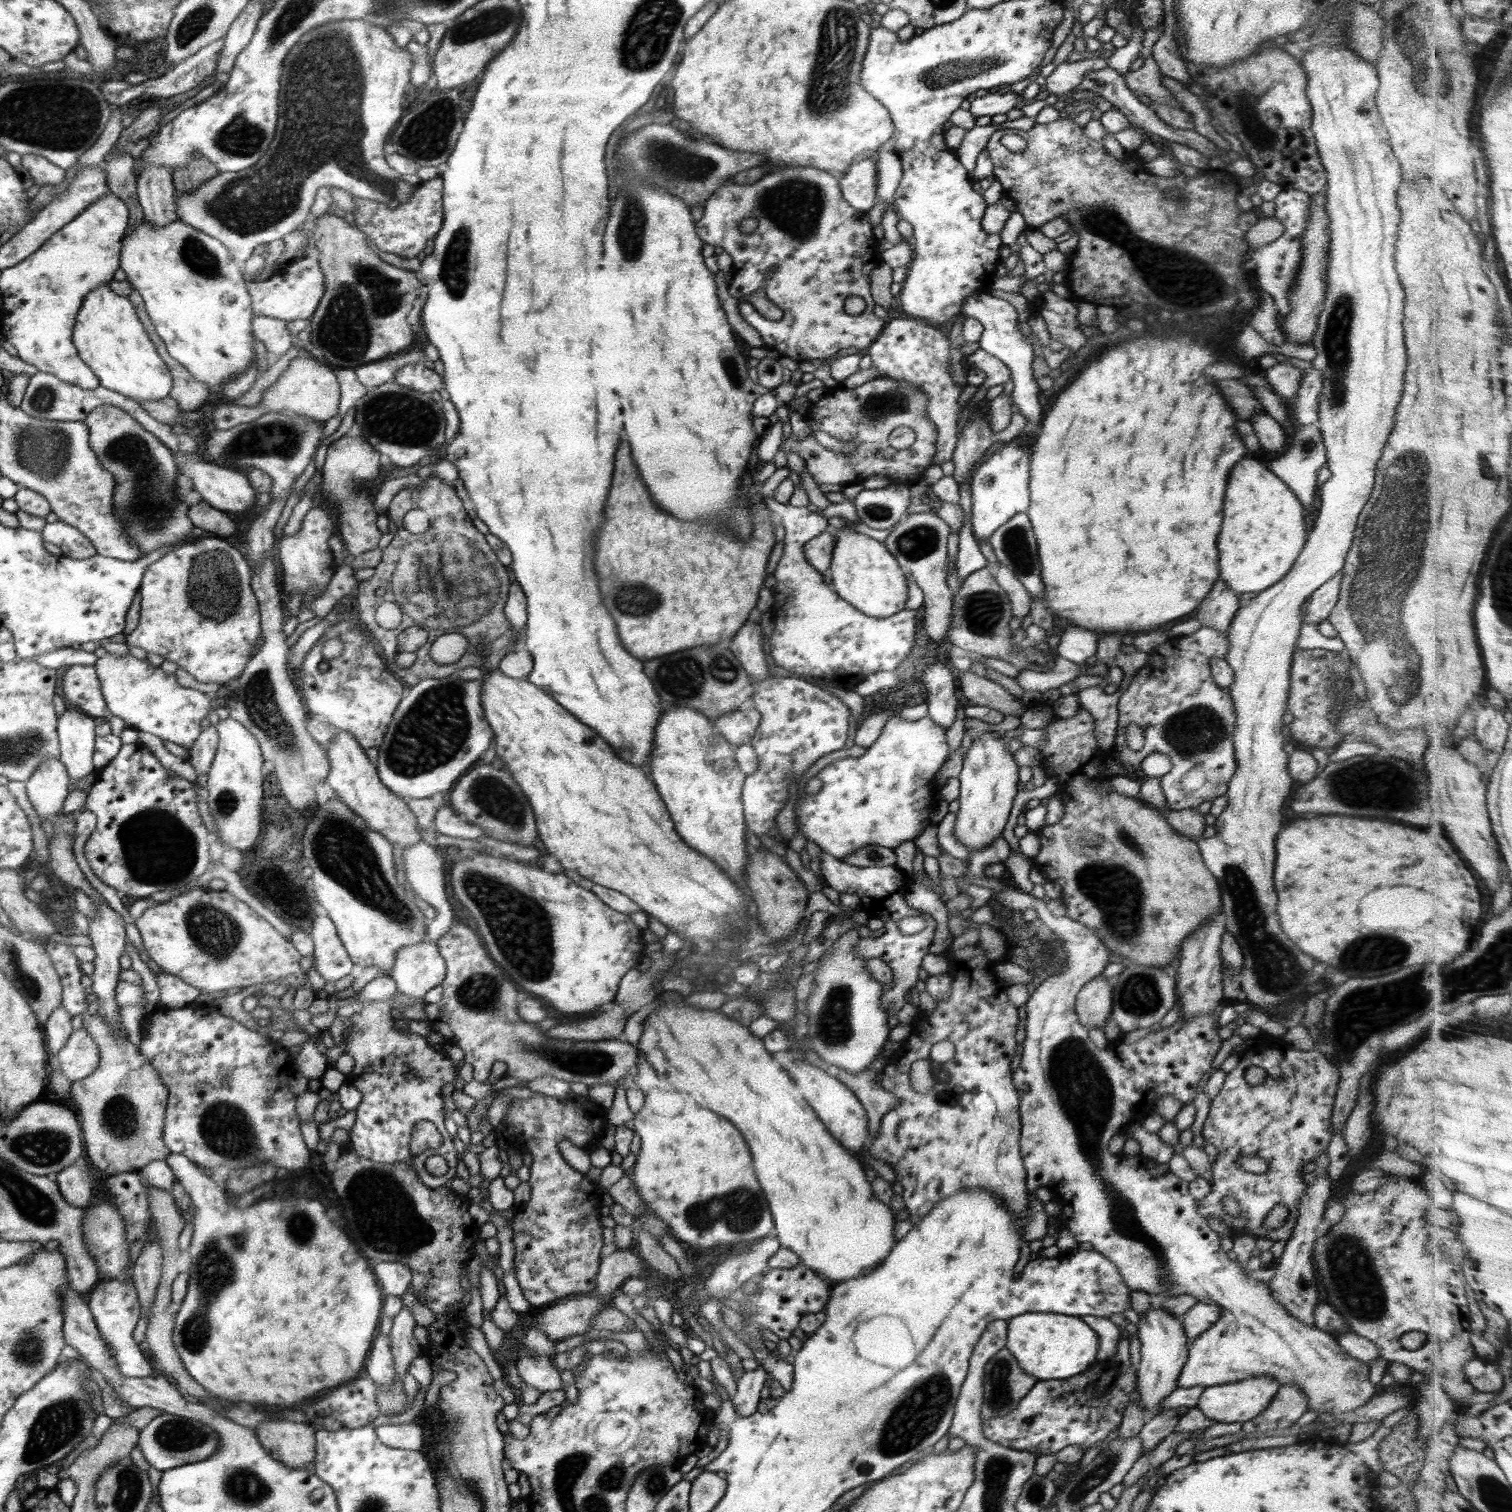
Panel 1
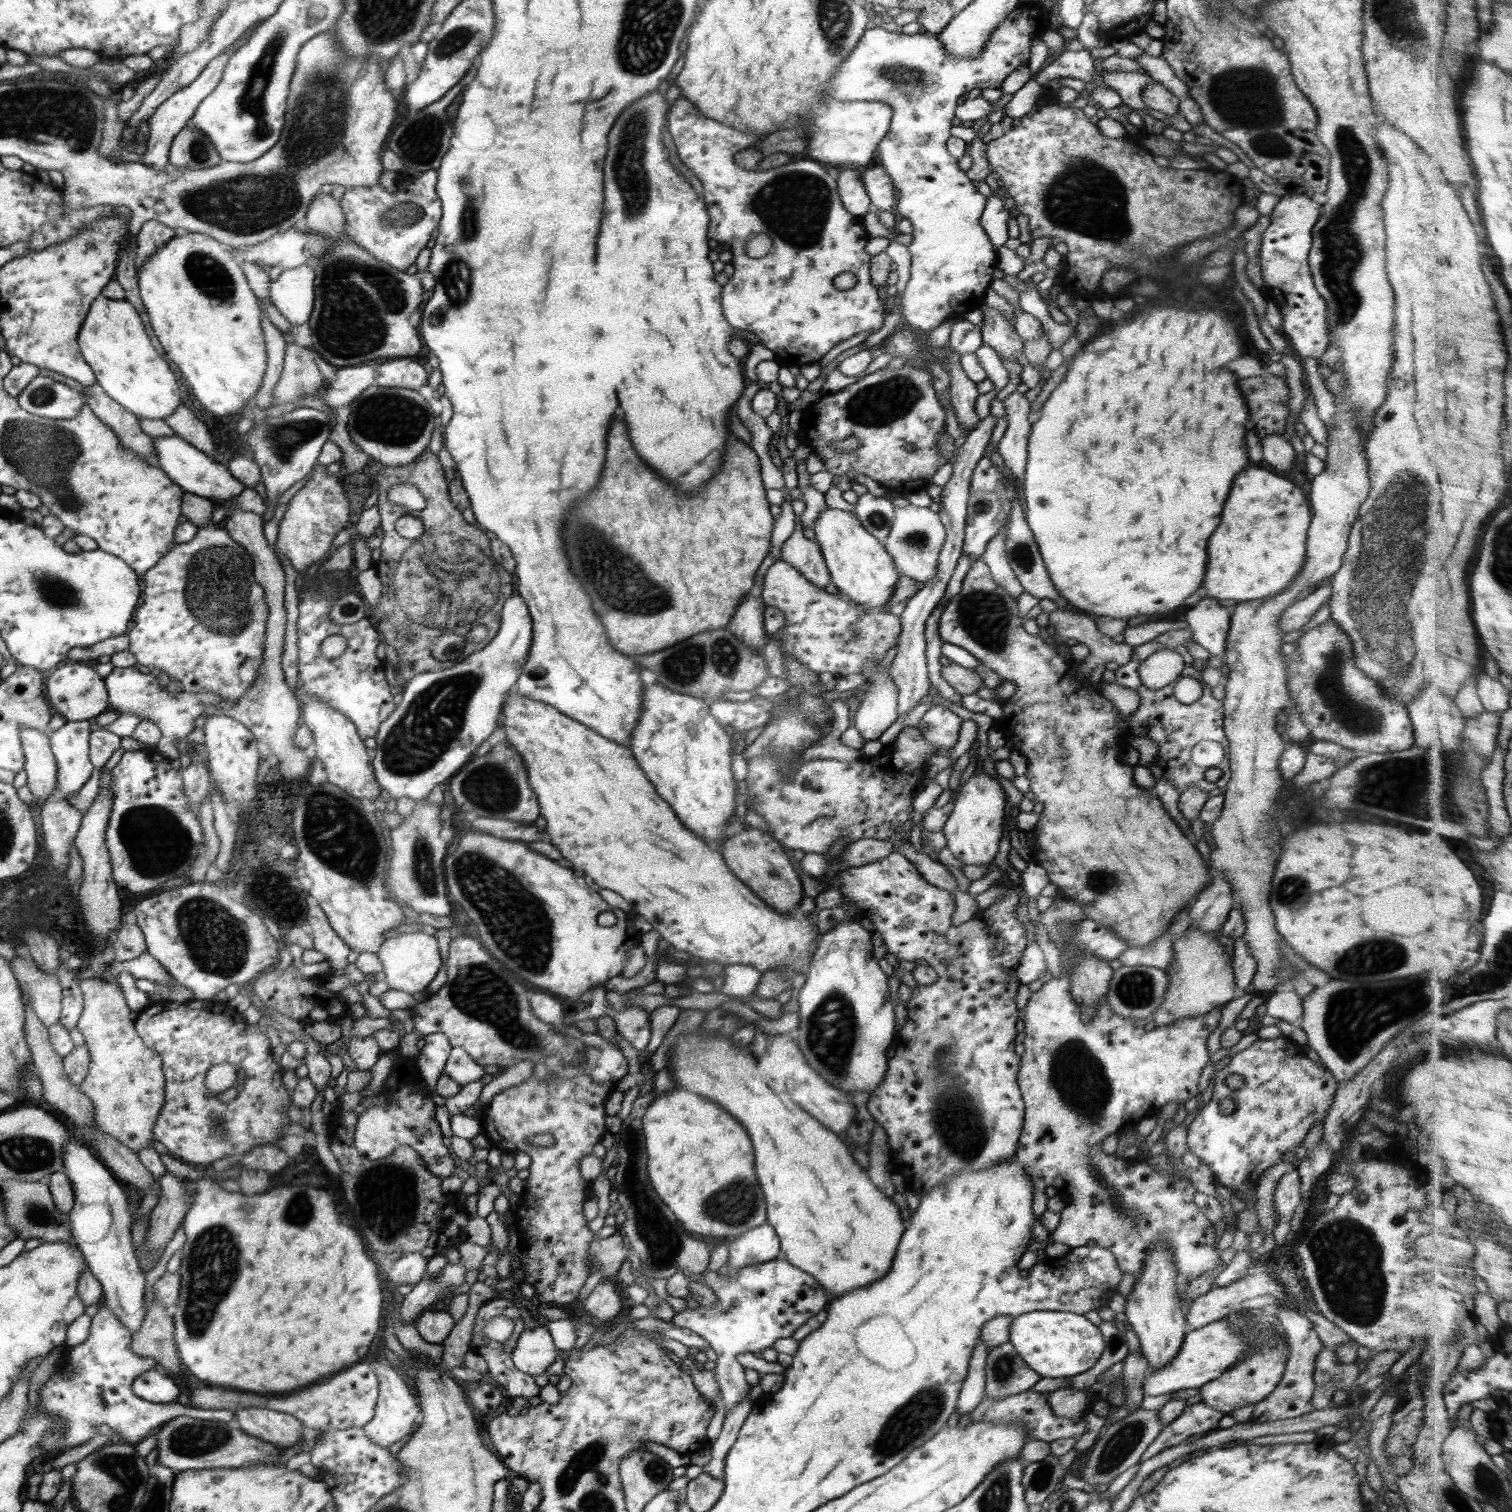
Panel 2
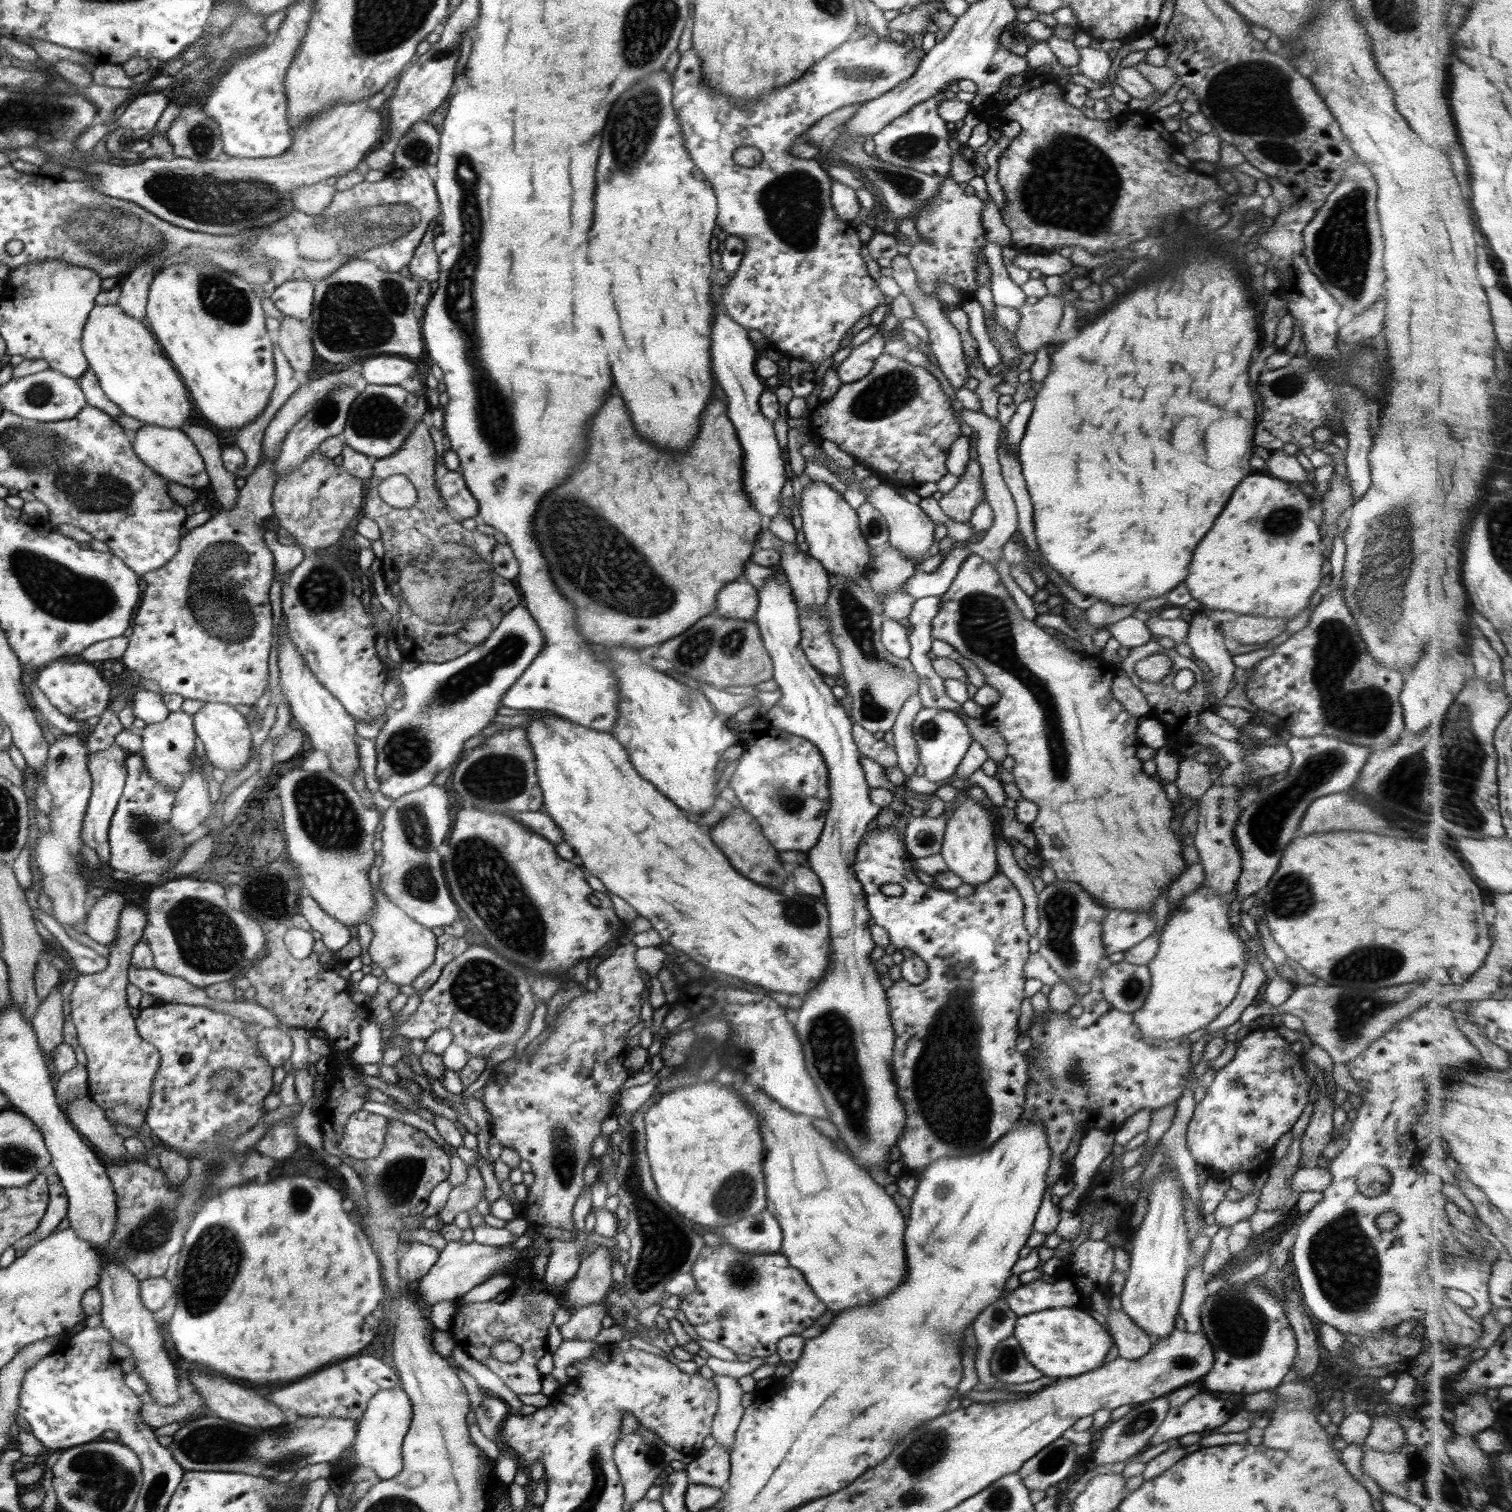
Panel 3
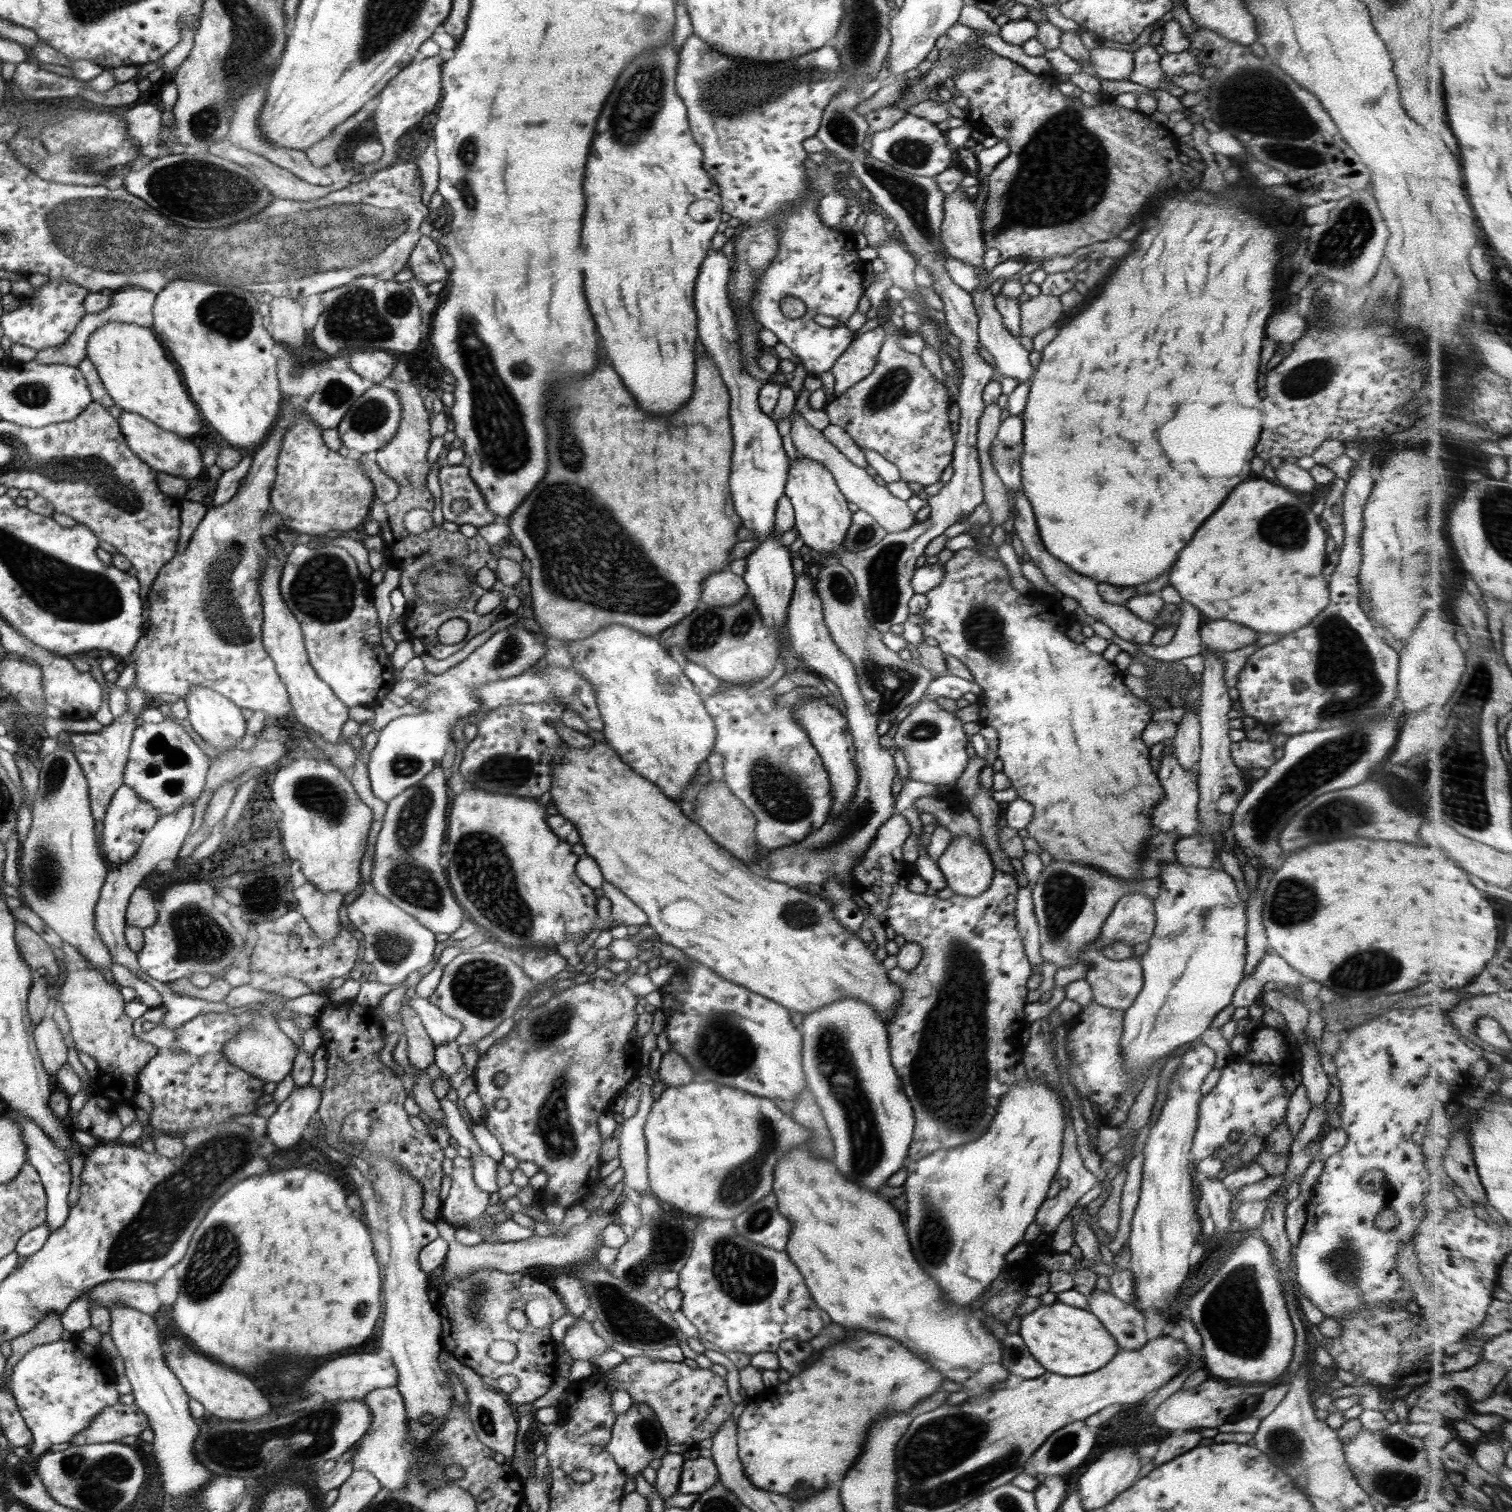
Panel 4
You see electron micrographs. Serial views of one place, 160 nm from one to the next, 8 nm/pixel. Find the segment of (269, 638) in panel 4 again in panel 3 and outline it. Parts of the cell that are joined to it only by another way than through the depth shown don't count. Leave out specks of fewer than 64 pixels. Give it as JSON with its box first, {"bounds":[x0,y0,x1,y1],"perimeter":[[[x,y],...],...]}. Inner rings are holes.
{"bounds":[278,623,358,781],"perimeter":[[[281,623],[278,627],[279,647],[278,647],[278,666],[280,671],[281,692],[290,704],[291,715],[294,720],[302,726],[301,730],[308,734],[312,742],[313,750],[325,752],[330,761],[330,769],[338,776],[352,781],[354,774],[358,770],[358,747],[355,741],[356,723],[344,705],[314,676],[314,673],[306,666],[305,660],[296,650],[295,644],[289,637],[280,636],[282,629]]]}

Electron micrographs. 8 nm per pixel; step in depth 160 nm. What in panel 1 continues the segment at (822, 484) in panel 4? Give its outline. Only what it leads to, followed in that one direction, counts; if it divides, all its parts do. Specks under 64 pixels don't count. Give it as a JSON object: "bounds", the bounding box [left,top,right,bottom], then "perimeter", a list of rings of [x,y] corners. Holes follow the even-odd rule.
{"bounds":[829,525,908,619],"perimeter":[[[846,525],[844,530],[835,534],[829,568],[832,572],[831,587],[836,594],[866,616],[882,619],[894,617],[905,610],[908,596],[905,571],[884,544],[874,538],[858,533],[850,529],[850,525]]]}

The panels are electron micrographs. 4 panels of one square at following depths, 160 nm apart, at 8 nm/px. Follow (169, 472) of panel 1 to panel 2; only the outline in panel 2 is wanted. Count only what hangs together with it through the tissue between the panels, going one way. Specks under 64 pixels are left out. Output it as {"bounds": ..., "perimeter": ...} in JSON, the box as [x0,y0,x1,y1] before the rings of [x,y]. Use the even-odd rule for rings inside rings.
{"bounds":[87,383,158,464],"perimeter":[[[98,383],[89,388],[87,405],[106,426],[115,432],[120,444],[135,452],[142,460],[150,464],[158,464],[153,438],[142,431],[138,417],[112,400]]]}

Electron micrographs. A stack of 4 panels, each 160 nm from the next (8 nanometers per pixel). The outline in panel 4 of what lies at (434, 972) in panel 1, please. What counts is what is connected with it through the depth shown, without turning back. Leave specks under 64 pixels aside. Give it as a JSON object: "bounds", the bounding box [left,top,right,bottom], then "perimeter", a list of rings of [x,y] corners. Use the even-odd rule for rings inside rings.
{"bounds":[346,732,437,985],"perimeter":[[[364,732],[355,736],[350,743],[357,754],[356,762],[348,774],[348,779],[353,784],[358,796],[364,804],[367,804],[372,811],[373,819],[364,856],[360,860],[360,877],[363,878],[363,891],[355,900],[347,906],[346,912],[354,929],[360,930],[364,936],[364,955],[363,962],[373,968],[373,978],[382,984],[396,985],[402,983],[412,973],[425,967],[433,960],[434,950],[436,950],[437,939],[431,930],[420,924],[412,915],[404,912],[400,907],[392,904],[385,896],[378,894],[371,883],[372,867],[375,858],[375,844],[380,832],[383,818],[388,807],[388,803],[376,798],[371,789],[371,780],[366,763],[361,757],[361,746],[363,745]]]}

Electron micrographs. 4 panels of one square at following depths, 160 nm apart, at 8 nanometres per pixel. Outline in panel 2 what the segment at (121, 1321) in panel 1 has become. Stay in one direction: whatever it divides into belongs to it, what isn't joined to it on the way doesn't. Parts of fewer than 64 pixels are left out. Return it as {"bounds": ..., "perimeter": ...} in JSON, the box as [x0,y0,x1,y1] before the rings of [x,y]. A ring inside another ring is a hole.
{"bounds":[38,1303,237,1450],"perimeter":[[[100,1303],[98,1312],[91,1318],[88,1338],[82,1345],[68,1350],[63,1357],[65,1364],[74,1366],[74,1373],[66,1379],[52,1376],[40,1389],[38,1411],[65,1424],[65,1432],[58,1448],[66,1450],[84,1444],[96,1436],[98,1427],[102,1424],[116,1430],[126,1444],[134,1447],[138,1446],[140,1441],[146,1440],[154,1428],[161,1427],[177,1416],[186,1415],[196,1419],[234,1424],[237,1418],[236,1412],[232,1410],[202,1410],[179,1402],[171,1402],[164,1407],[162,1403],[148,1402],[136,1396],[131,1387],[135,1378],[155,1368],[157,1362],[132,1352],[132,1335],[131,1330],[125,1327],[106,1305]]]}

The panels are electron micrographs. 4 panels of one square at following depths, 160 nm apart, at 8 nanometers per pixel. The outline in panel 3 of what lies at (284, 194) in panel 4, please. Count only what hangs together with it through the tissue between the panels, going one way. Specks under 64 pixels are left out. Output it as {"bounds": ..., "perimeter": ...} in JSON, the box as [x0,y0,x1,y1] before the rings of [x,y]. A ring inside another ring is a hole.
{"bounds":[291,182,335,216],"perimeter":[[[326,182],[297,186],[291,190],[295,209],[309,216],[318,216],[324,208],[328,208],[335,192],[335,185]]]}

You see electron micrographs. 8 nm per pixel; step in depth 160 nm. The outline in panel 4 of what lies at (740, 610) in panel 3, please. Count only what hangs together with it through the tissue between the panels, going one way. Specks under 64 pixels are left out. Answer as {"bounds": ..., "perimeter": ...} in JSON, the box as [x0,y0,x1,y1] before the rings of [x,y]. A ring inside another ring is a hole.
{"bounds":[700,570,748,607],"perimeter":[[[730,570],[713,572],[704,579],[702,586],[700,603],[708,607],[732,606],[748,595],[746,581]]]}

